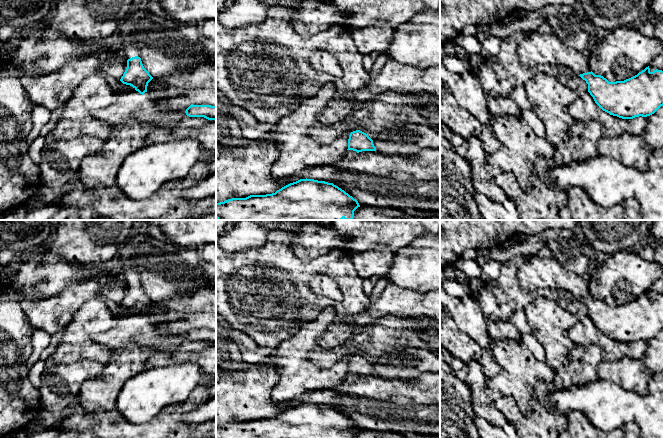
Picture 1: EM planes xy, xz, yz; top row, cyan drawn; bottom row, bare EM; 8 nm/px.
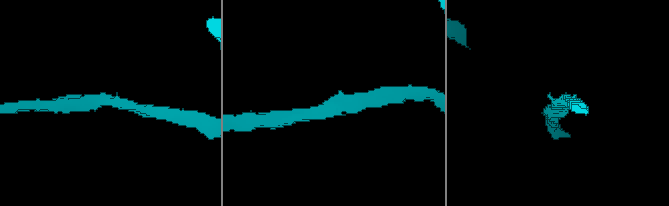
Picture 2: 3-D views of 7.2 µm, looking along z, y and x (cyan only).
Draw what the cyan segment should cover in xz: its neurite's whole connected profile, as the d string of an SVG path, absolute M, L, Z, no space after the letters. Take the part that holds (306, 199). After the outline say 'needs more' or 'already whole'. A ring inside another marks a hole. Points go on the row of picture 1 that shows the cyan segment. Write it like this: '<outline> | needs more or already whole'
M300 179L275 193L216 203L217 220L352 220L358 201L325 181Z | already whole

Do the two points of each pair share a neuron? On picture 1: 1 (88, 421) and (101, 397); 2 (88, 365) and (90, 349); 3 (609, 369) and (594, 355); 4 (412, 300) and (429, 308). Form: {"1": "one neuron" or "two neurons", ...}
{"1": "two neurons", "2": "two neurons", "3": "two neurons", "4": "one neuron"}

